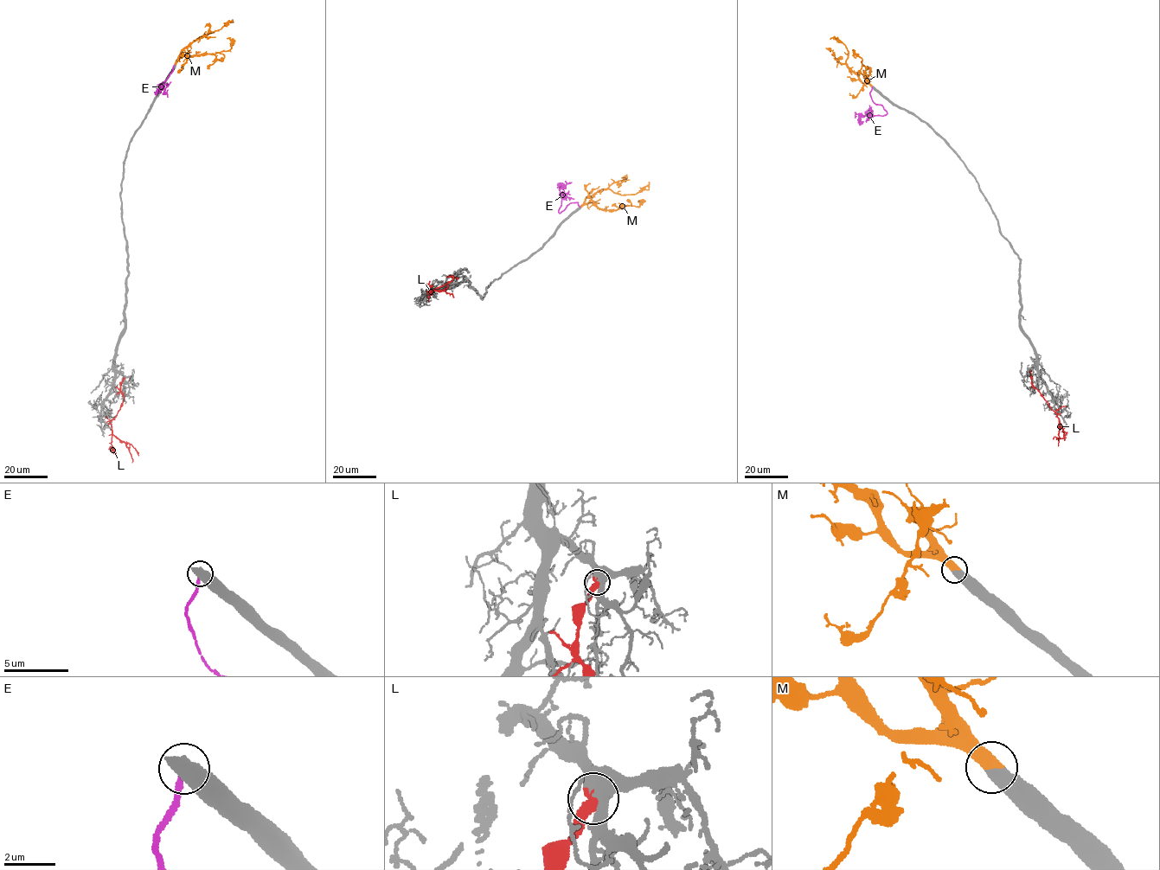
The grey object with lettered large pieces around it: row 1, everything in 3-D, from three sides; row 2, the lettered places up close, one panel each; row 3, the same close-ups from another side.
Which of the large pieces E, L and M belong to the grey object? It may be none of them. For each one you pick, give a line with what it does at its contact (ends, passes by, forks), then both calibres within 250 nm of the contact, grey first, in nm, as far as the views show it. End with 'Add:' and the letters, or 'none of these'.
M: it ends | 550/600 nm
Add: M

